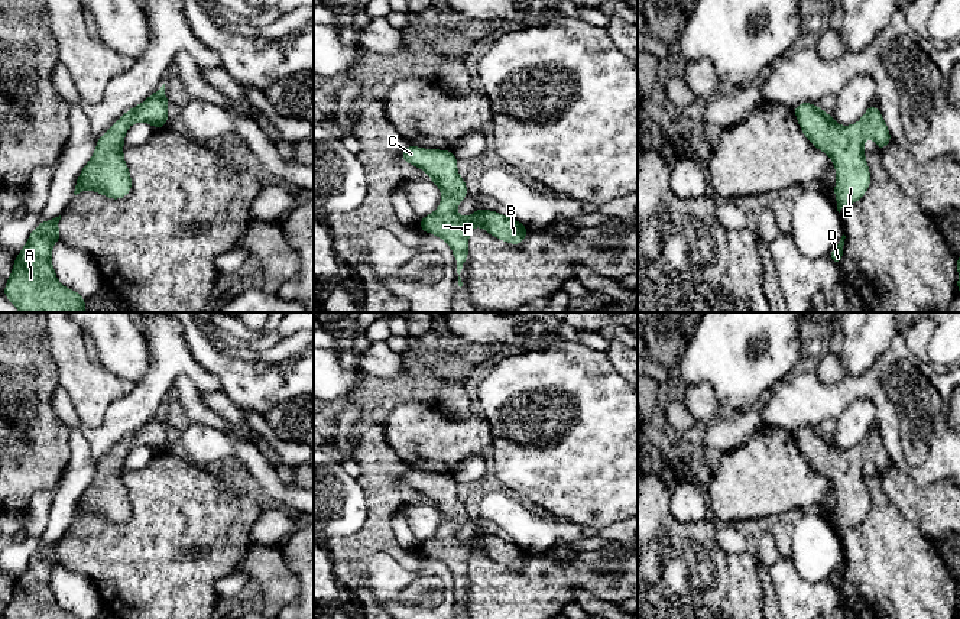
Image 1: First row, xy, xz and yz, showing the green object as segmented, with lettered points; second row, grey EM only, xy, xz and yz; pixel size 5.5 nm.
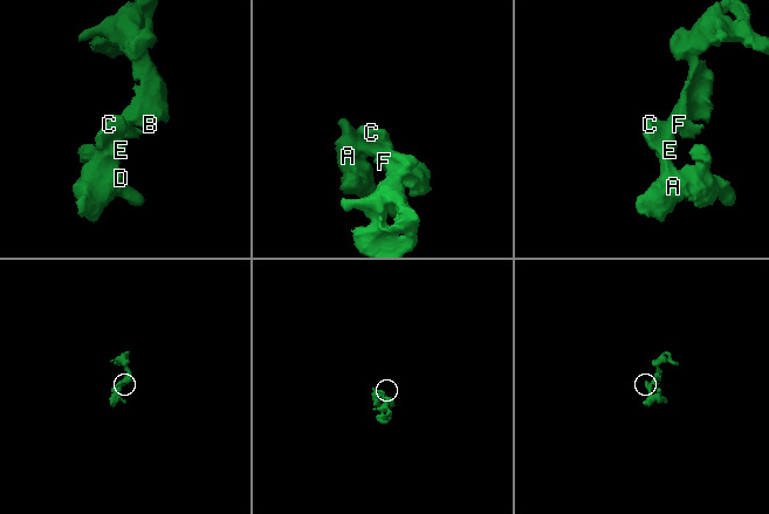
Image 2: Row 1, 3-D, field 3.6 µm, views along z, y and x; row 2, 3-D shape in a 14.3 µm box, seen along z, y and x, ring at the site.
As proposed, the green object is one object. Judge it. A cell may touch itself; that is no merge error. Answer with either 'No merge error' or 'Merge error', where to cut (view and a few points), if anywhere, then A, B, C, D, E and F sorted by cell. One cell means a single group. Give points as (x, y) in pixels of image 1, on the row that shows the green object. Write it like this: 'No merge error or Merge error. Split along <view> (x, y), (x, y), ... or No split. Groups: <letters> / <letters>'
No merge error. No split. Groups: A B C D E F

